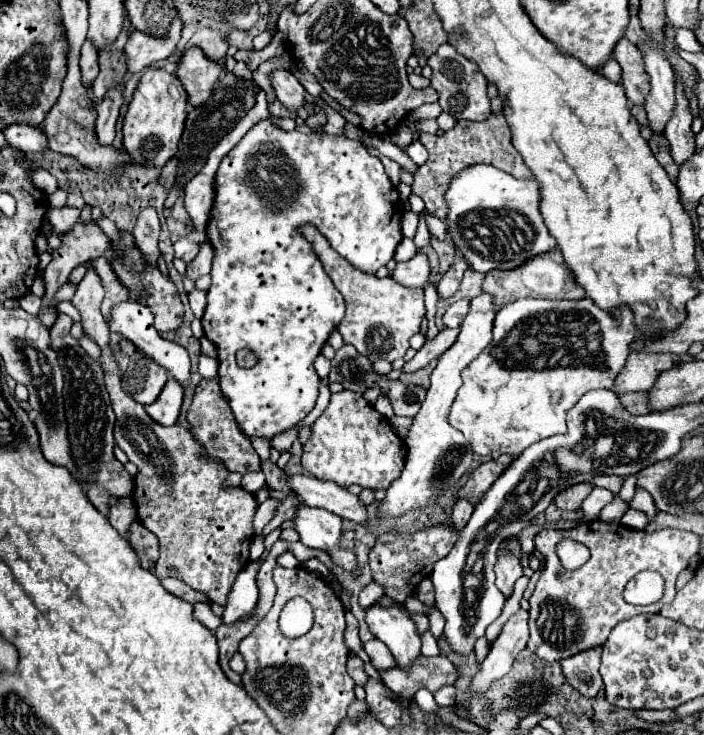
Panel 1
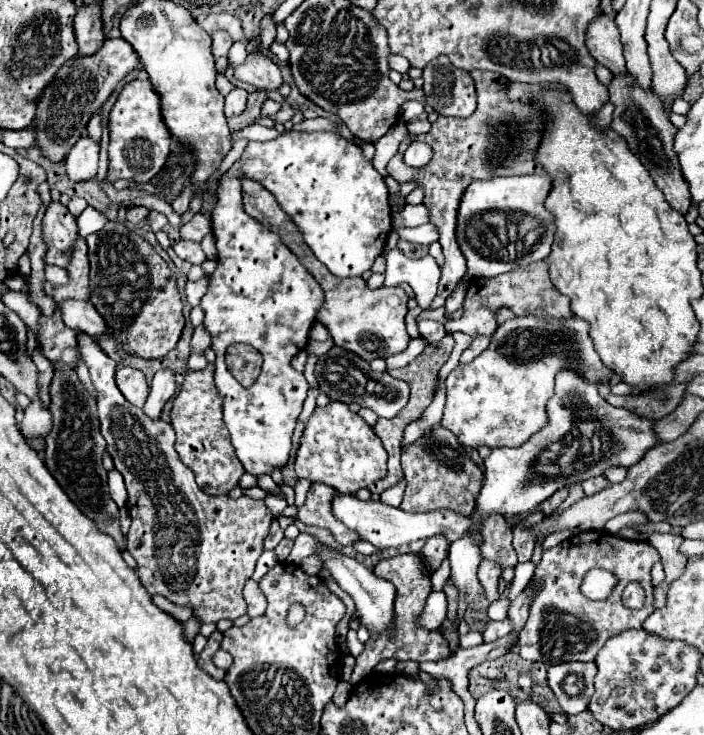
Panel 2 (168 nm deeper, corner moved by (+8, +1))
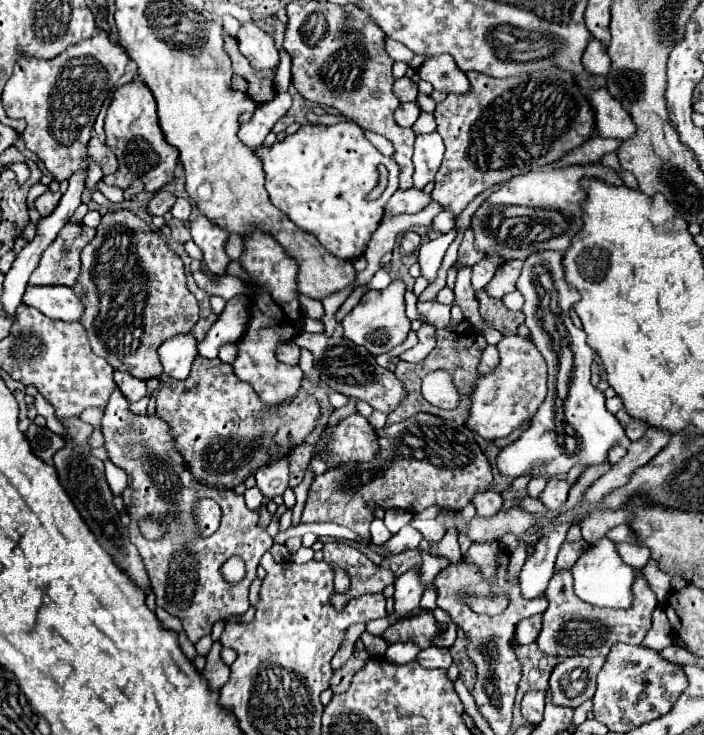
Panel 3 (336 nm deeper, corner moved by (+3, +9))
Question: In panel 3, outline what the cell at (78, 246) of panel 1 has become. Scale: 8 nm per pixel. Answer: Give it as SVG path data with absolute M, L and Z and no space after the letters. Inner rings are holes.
M44 192L42 196L38 196L36 198L36 210L40 212L40 216L48 216L54 208L56 208L56 204L58 204L58 200L62 198L62 194L60 192Z

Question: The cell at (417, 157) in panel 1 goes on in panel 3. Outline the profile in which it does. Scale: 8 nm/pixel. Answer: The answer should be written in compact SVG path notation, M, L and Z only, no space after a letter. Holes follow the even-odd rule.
M438 132L418 134L414 144L414 186L424 188L434 180L438 166L442 164L444 144Z

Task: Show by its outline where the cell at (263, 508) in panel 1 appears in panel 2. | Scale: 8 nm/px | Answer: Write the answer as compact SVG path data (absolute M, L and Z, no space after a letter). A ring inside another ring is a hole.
M267 496L267 498L265 498L265 506L267 506L267 510L271 512L271 516L277 518L277 516L287 508L287 502L285 502L283 498L277 498L277 496Z

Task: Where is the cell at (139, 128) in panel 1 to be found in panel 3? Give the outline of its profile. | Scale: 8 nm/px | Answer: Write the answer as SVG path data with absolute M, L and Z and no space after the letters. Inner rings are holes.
M130 82L114 92L112 104L104 120L104 130L106 130L106 144L116 154L120 166L118 172L102 178L106 184L126 190L134 180L140 180L144 184L144 192L154 194L162 186L172 182L174 170L178 166L178 150L164 144L162 130L158 128L156 118L158 118L156 102L146 84L142 86L140 82Z

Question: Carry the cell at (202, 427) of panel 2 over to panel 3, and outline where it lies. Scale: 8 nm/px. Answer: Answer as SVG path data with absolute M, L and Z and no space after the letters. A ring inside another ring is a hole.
M198 356L198 358L194 360L194 364L192 364L192 372L190 372L190 376L188 376L186 380L174 380L174 378L164 376L164 374L162 374L158 380L162 382L162 388L160 388L158 396L156 396L156 400L158 400L156 414L158 414L158 418L162 418L162 420L170 426L170 434L172 434L172 438L174 438L174 448L182 454L182 458L184 458L184 462L186 462L186 468L192 472L194 480L200 482L200 484L204 484L204 486L210 486L210 488L214 488L214 486L236 488L236 486L242 484L248 476L252 476L254 472L258 472L262 466L270 464L272 460L278 460L278 458L282 458L282 456L290 456L290 452L292 452L296 446L300 446L300 444L306 440L306 436L316 428L316 420L318 420L320 414L322 414L322 410L320 410L320 402L318 402L314 396L310 396L304 388L300 388L298 394L296 394L294 398L282 402L280 406L270 406L270 408L266 408L266 404L260 402L260 398L258 398L258 394L254 392L254 388L252 388L250 384L238 380L236 374L234 374L234 370L232 370L232 366L230 366L230 364L224 364L220 358L216 358L216 360L208 360L208 358Z

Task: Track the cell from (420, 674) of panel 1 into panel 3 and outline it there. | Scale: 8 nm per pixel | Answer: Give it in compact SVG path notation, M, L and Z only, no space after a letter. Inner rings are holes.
M542 614L524 618L524 620L518 624L516 642L518 642L518 644L532 644L532 642L536 642L540 630L542 630Z

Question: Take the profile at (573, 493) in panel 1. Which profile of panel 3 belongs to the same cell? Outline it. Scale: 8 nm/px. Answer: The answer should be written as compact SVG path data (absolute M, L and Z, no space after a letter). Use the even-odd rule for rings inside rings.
M550 478L550 482L546 484L546 488L540 494L540 500L542 500L542 504L546 508L556 510L556 508L560 508L566 502L568 490L570 490L570 484L566 480L562 480L562 478Z

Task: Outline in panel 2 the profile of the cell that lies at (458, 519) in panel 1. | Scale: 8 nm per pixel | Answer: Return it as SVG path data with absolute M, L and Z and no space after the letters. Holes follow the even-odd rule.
M431 536L431 538L427 538L421 554L425 556L425 560L429 560L429 564L433 564L433 572L447 558L447 548L449 548L449 542L447 542L445 536Z

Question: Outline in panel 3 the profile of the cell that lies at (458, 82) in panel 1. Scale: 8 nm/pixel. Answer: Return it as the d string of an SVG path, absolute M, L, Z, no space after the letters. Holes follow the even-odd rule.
M446 54L426 58L418 68L418 76L434 86L434 90L446 94L462 94L470 88L470 82L462 70L456 68L454 60Z

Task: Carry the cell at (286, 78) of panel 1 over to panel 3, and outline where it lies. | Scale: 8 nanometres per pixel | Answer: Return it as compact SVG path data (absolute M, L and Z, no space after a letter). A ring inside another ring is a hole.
M254 22L240 24L238 44L240 44L240 52L248 58L250 66L256 70L276 68L280 64L274 38L266 30L258 28Z

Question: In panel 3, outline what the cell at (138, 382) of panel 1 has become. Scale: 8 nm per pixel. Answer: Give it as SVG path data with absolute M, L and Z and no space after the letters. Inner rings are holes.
M114 372L114 382L128 402L138 402L140 398L146 396L146 384L136 380L128 372Z

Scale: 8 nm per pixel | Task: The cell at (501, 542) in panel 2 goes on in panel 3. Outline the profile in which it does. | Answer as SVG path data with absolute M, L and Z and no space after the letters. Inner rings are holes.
M486 490L486 492L476 492L470 502L476 506L478 516L494 516L502 506L502 496L500 492Z

